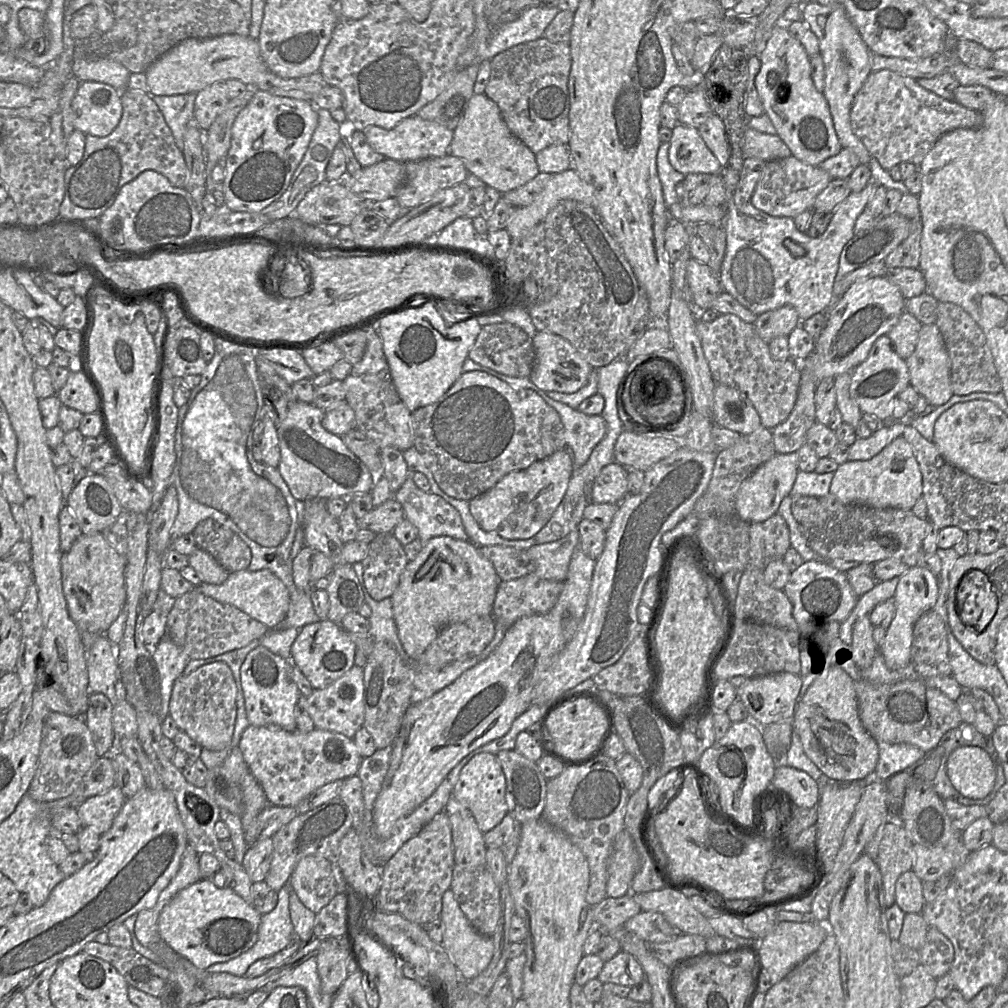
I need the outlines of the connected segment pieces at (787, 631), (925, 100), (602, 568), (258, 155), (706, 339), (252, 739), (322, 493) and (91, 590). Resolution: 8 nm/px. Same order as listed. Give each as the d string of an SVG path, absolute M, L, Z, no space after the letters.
M749 566L744 569L734 604L731 605L731 631L727 646L715 666L717 680L735 676L756 677L780 672L800 673L799 629L792 617L792 606L783 590L771 588L764 582L763 570Z
M886 69L871 71L855 95L850 110L853 133L863 143L869 154L887 171L905 161L919 166L942 135L957 128L978 128L982 122L981 111L972 110L954 100L942 98L921 87L915 79Z
M681 446L675 450L670 456L660 460L649 469L644 472L644 482L641 490L638 494L628 494L619 504L618 510L612 520L611 525L606 529L606 540L602 554L596 559L595 567L593 570L592 581L590 586L590 591L588 595L587 605L584 613L583 620L576 631L573 638L564 647L562 652L557 657L556 661L553 663L551 668L546 672L545 676L539 681L537 686L532 692L532 704L546 705L545 708L551 704L554 700L563 696L564 694L572 691L579 683L583 682L588 678L592 678L603 668L610 666L617 662L623 655L627 647L632 643L632 641L641 636L641 631L645 625L641 624L637 618L637 608L641 603L641 595L646 581L656 574L659 569L661 562L662 544L661 538L664 533L672 530L677 526L677 524L682 521L687 515L691 514L694 510L695 503L697 500L704 495L707 490L709 481L712 476L715 459L717 453L702 452L689 449L685 446Z
M254 89L251 100L239 112L232 127L231 145L224 168L225 205L232 211L261 212L276 201L286 190L301 162L317 124L317 107L313 103Z
M720 314L712 322L697 319L696 330L714 381L743 393L758 412L762 426L773 430L786 420L797 401L802 365L791 359L774 360L769 343L759 337L754 325L733 314Z
M249 725L238 747L249 771L263 788L268 803L295 807L325 784L357 775L363 757L353 741L343 734L315 728L311 732L289 732L278 725Z
M295 400L289 404L285 420L277 426L281 454L278 470L298 502L313 499L348 499L356 494L370 493L374 485L368 467L347 448L341 436L330 433L323 427L325 413L326 411L313 404Z
M101 533L82 534L61 558L63 593L68 613L78 629L104 634L124 609L126 602L125 557Z

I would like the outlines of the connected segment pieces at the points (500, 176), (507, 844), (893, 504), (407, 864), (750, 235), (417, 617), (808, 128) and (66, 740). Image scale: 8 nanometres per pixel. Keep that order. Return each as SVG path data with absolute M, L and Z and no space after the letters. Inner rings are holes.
M474 93L470 98L462 119L453 131L449 153L462 160L469 173L500 194L525 185L540 173L535 154L511 133L498 105L485 94Z
M507 814L496 827L483 834L487 848L500 849L508 864L512 862L518 850L521 825L516 819Z
M901 435L870 460L839 464L833 472L829 493L845 504L911 510L923 494L922 473L913 447Z
M443 810L382 866L380 888L370 904L376 911L397 913L413 923L425 925L440 917L442 897L451 886L454 866L451 823Z
M870 179L861 191L850 192L847 198L836 206L826 231L818 238L811 238L800 232L795 226L794 219L770 216L755 208L751 202L739 207L728 204L728 213L724 221L726 252L719 272L723 291L756 315L790 305L795 308L800 320L805 321L817 313L828 311L834 301L834 281L840 254L854 236L855 221L864 211L877 186ZM787 239L802 247L805 254L801 257L794 256L785 245Z
M438 536L426 542L416 558L409 561L404 568L399 584L391 596L397 635L405 658L422 654L444 627L472 617L491 615L499 582L491 561L470 540Z
M776 24L758 56L761 68L755 85L764 113L769 116L777 135L785 142L791 154L810 166L819 166L837 154L842 146L834 129L827 100L823 92L815 88L809 56L803 45L790 34L785 24Z
M50 711L45 718L38 766L28 795L38 802L52 802L72 795L85 774L98 759L92 735L83 717L71 717Z

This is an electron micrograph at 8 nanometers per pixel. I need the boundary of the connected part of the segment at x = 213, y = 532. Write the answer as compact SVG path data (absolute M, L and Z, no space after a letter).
M206 518L195 526L191 534L197 547L210 554L229 573L248 568L250 548L226 526Z

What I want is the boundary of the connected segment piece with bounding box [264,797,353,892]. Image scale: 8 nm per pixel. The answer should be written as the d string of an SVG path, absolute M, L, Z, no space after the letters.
M340 797L334 798L307 813L298 814L271 837L273 843L272 860L264 882L278 892L289 883L295 866L302 858L309 855L320 855L328 859L335 859L340 842L352 828L352 822L353 818Z

